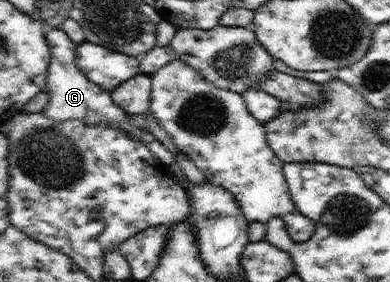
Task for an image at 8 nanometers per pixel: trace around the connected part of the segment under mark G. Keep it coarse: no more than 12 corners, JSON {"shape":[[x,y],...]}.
{"shape":[[46,27],[51,51],[41,111],[54,121],[110,124],[145,141],[164,163],[163,143],[133,127],[111,94],[77,66],[78,45]]}

